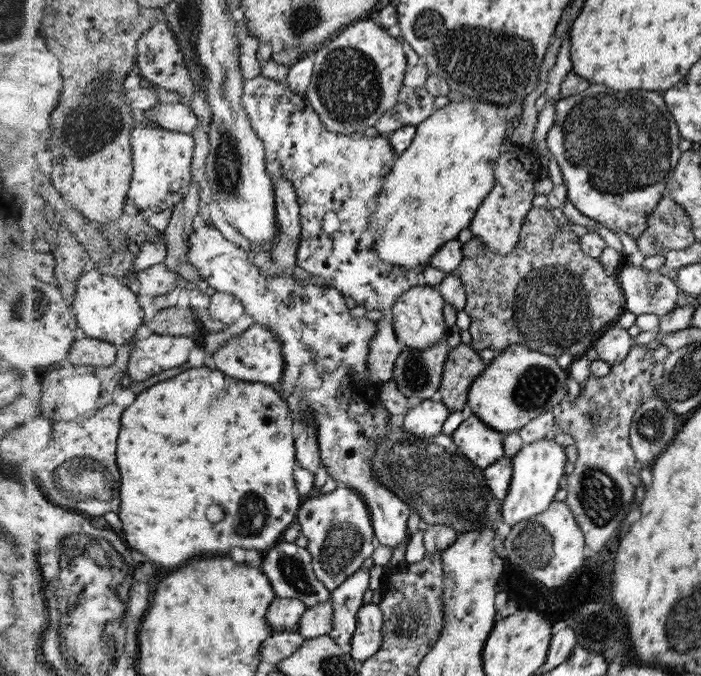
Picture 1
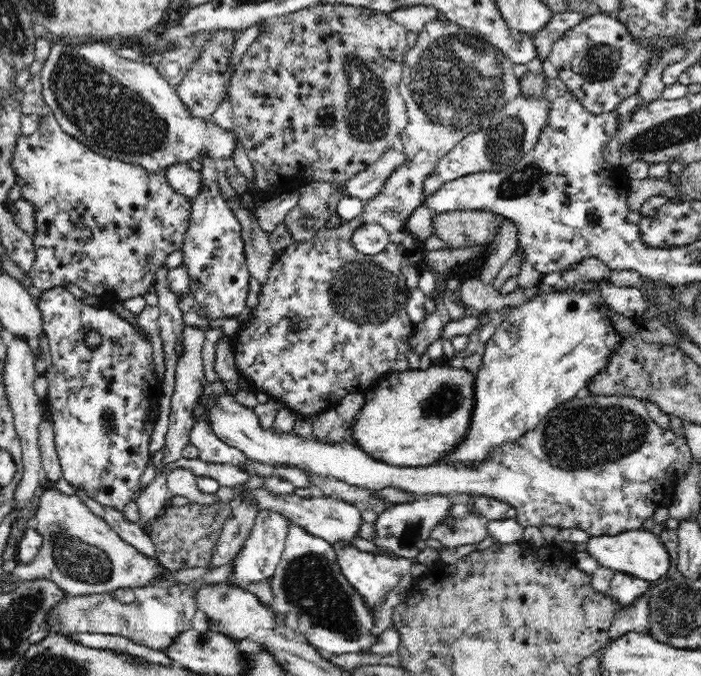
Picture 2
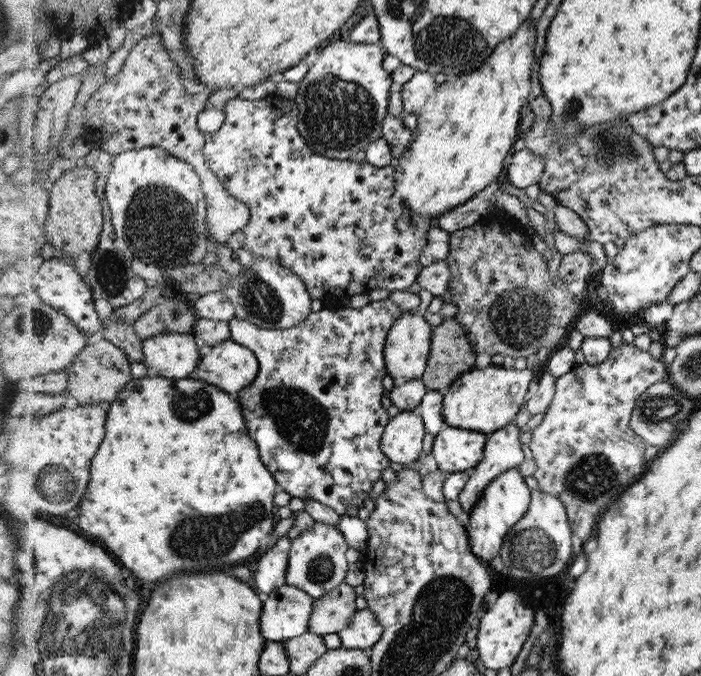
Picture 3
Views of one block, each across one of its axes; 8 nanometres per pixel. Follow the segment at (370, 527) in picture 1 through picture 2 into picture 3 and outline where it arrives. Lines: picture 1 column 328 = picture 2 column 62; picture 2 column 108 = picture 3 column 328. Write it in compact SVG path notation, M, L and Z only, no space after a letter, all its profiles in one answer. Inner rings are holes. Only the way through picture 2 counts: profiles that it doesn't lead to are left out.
M315 522L310 529L291 540L285 584L303 590L313 599L323 597L324 594L330 593L336 586L344 583L349 570L346 561L348 548L348 542L336 525Z

